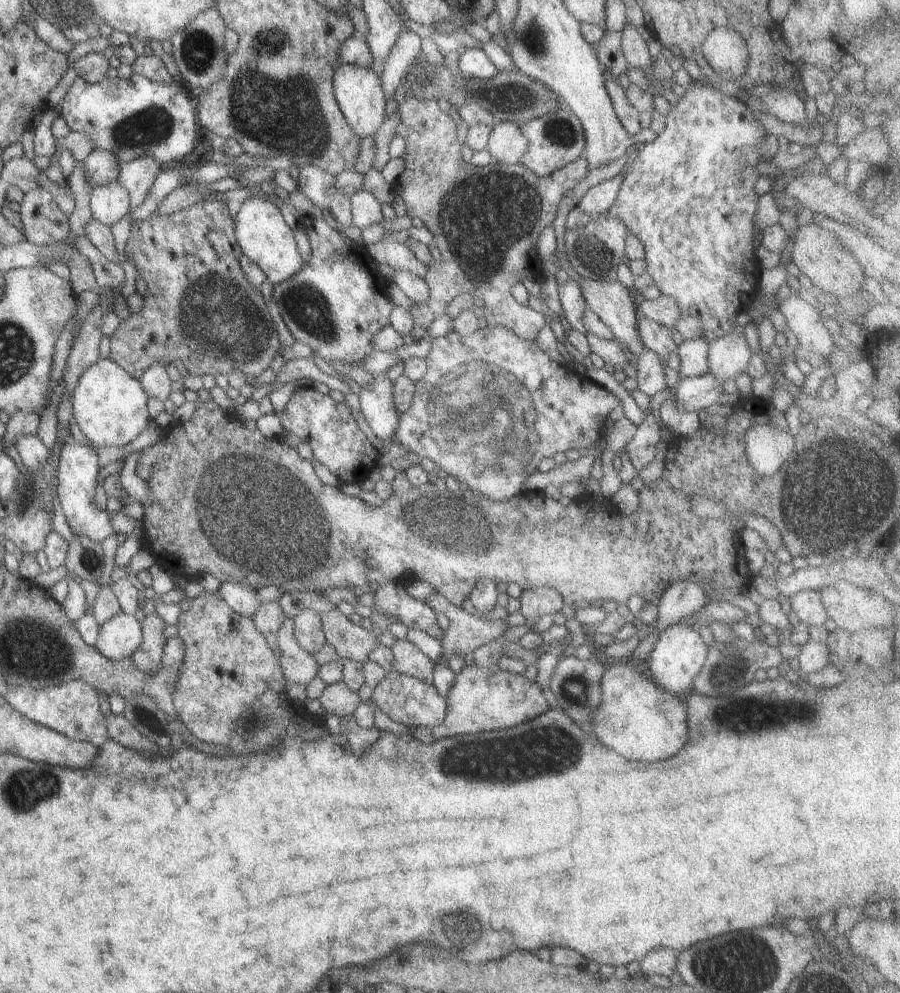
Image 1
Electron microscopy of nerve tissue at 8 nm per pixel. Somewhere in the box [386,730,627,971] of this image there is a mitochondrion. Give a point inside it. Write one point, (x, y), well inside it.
(464, 921)

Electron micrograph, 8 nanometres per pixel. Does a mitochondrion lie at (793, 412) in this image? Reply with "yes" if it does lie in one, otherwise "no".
no

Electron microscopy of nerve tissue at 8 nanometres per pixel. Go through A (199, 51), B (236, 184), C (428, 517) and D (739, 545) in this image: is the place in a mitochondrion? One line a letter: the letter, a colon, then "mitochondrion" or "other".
A: mitochondrion
B: other
C: mitochondrion
D: other

